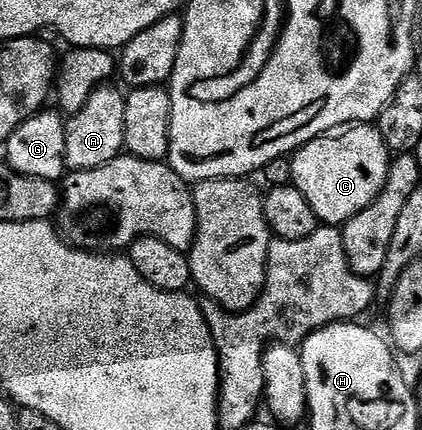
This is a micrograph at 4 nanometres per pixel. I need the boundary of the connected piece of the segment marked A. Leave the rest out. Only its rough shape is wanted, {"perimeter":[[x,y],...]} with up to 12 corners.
{"perimeter":[[97,86],[67,119],[69,171],[125,153],[126,94]]}

